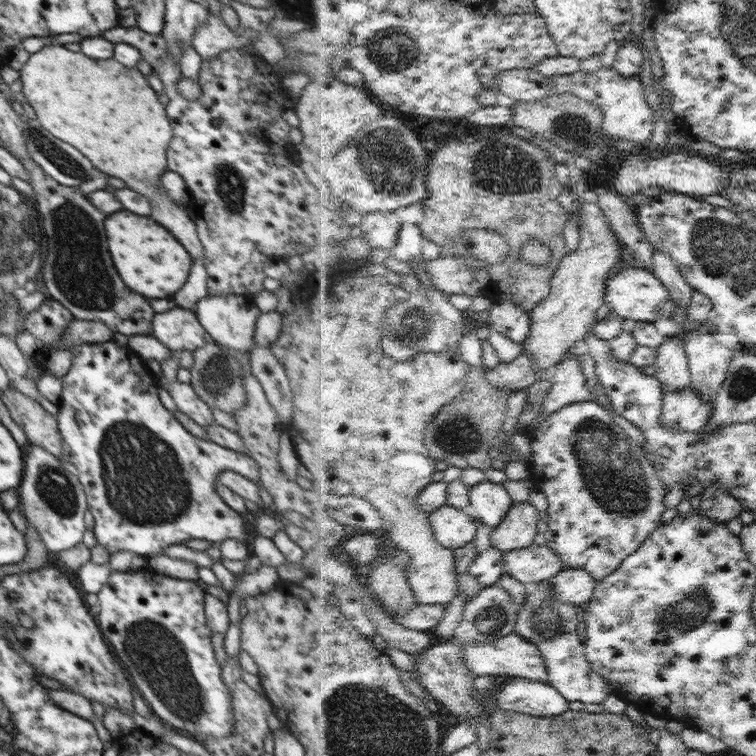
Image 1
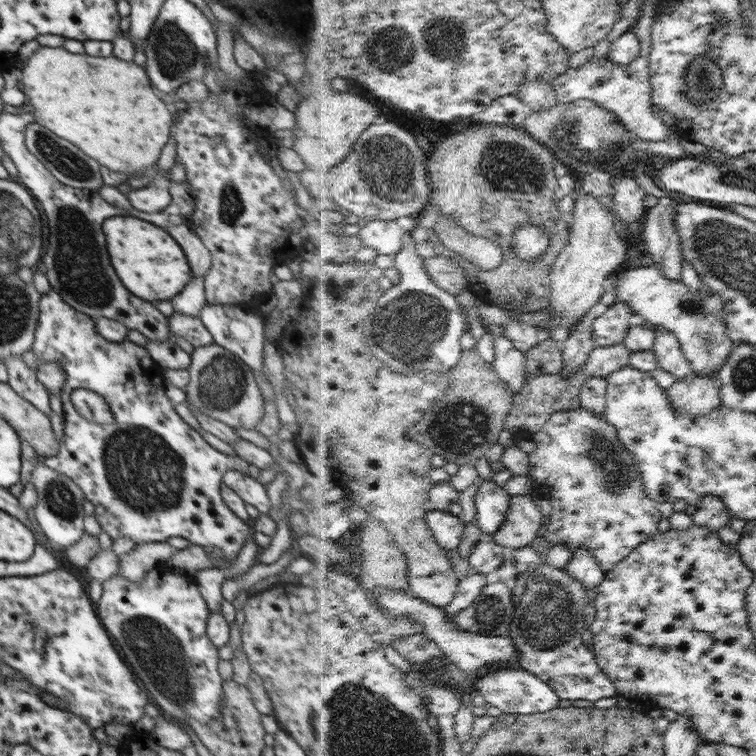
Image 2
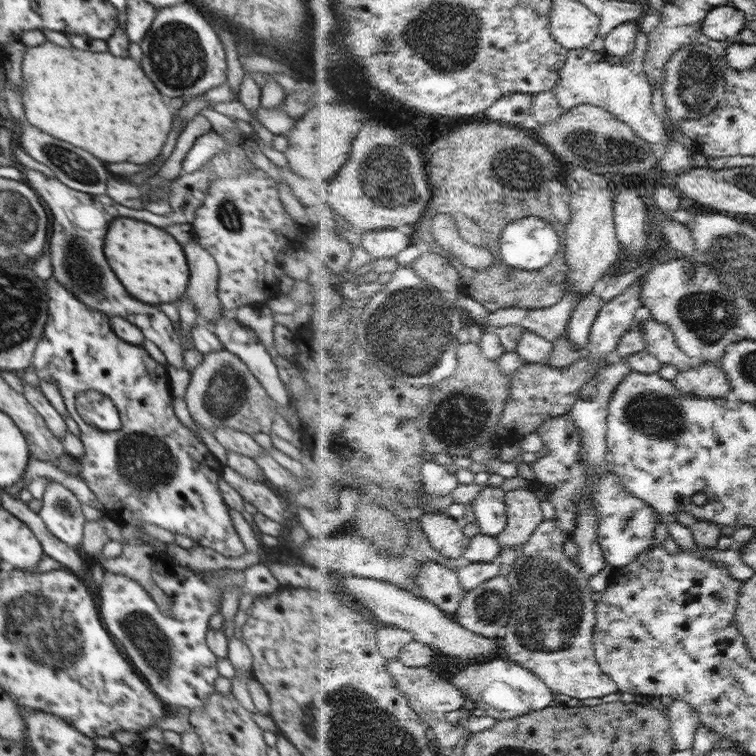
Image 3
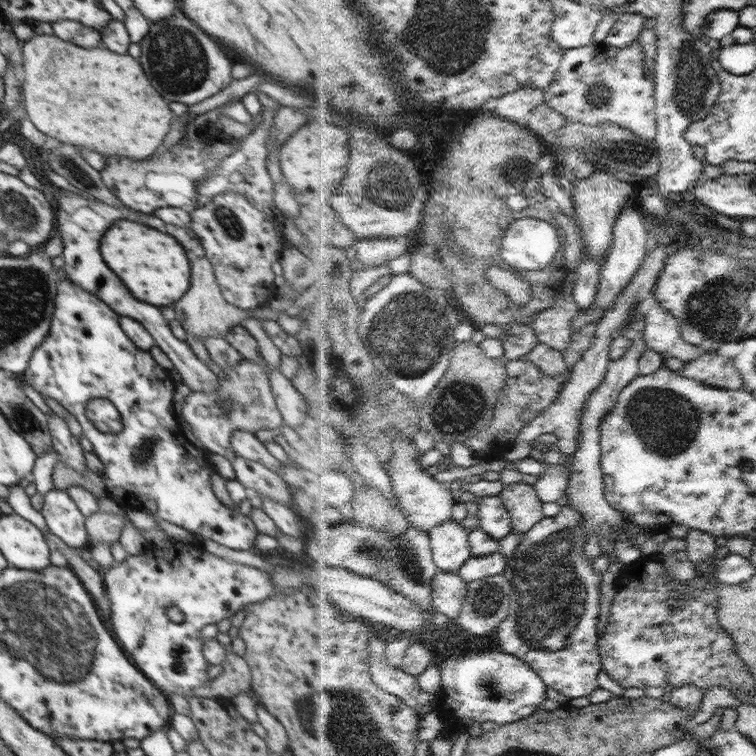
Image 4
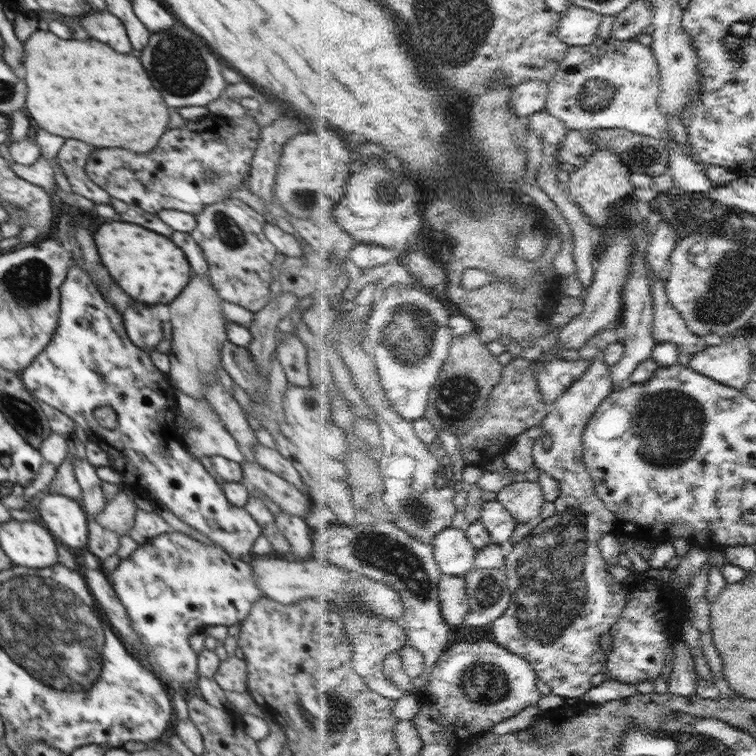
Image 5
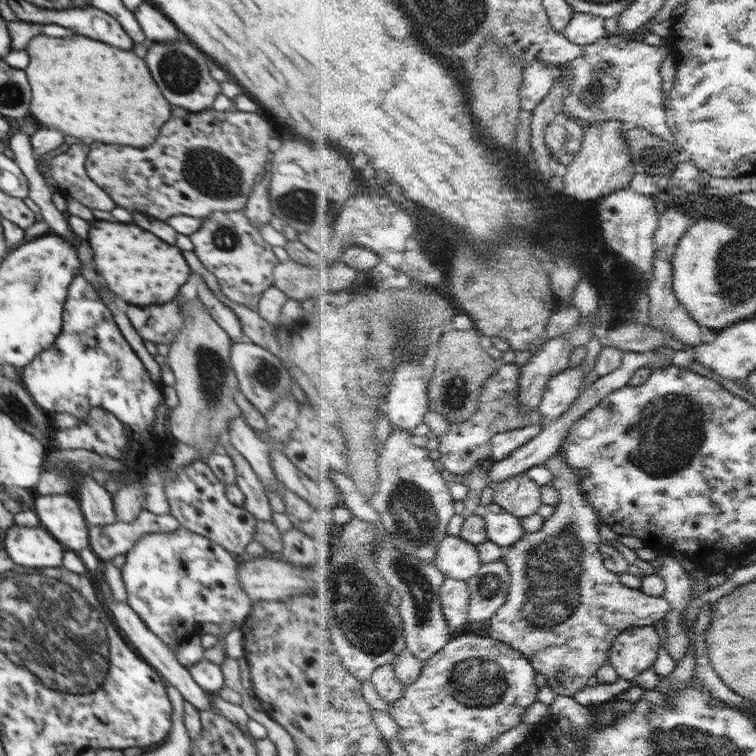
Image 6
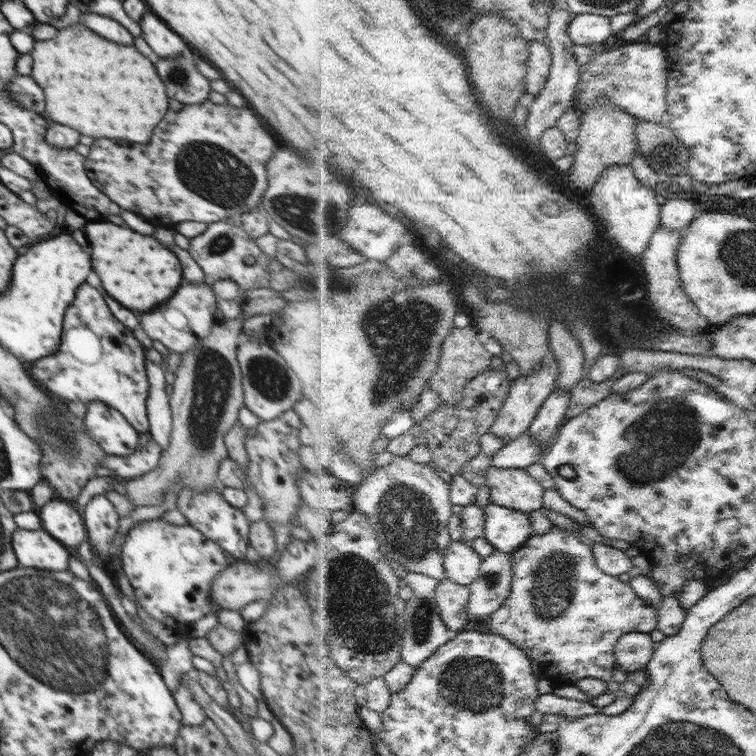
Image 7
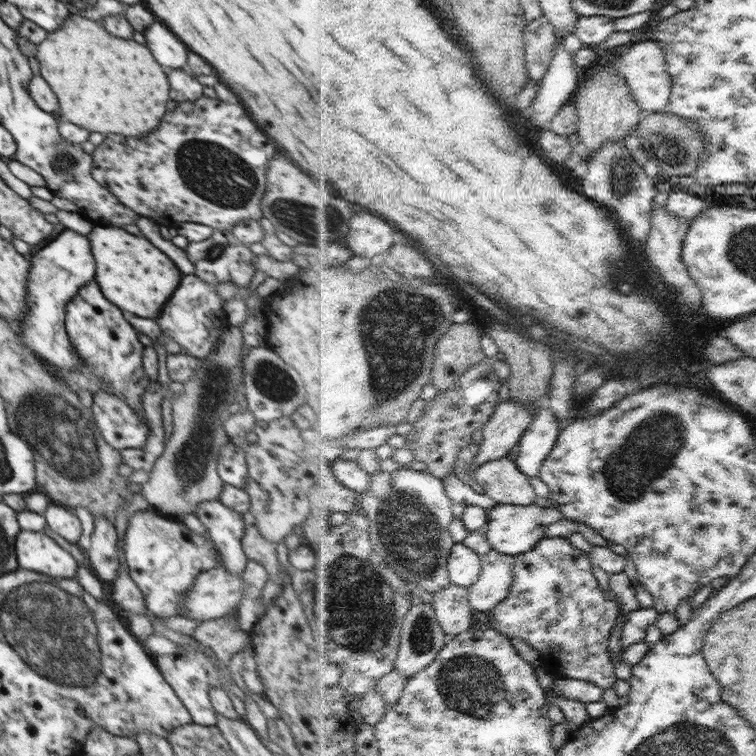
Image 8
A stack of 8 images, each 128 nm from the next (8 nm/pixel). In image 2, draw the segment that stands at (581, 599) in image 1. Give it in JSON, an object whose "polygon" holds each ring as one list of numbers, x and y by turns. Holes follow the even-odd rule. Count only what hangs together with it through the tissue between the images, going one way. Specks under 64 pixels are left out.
{"polygon":[[582,547,575,552,566,570,578,580,584,581,589,589,599,587,607,579,603,564,597,559,596,553,588,547]]}

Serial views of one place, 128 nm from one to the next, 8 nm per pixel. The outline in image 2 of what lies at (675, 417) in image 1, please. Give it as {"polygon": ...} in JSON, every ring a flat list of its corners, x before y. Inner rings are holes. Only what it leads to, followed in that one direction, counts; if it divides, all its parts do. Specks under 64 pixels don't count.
{"polygon":[[698,374,677,380,670,388,670,400,674,408,693,418,721,408,722,392,718,377]]}

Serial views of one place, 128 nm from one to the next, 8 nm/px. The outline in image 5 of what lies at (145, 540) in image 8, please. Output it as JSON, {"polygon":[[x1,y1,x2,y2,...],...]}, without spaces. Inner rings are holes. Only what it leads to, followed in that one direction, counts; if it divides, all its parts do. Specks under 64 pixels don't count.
{"polygon":[[174,530,138,545,128,560,121,560,111,574,108,579,125,606,133,629,141,636,145,646,148,646,147,654,142,656,157,664,159,670,154,670,154,673,170,689,192,686,193,678,197,677,199,653,189,643,192,635,203,632,207,626,229,627,241,623,250,613,252,605,264,596,255,583,247,558,233,557,218,545,204,544]]}

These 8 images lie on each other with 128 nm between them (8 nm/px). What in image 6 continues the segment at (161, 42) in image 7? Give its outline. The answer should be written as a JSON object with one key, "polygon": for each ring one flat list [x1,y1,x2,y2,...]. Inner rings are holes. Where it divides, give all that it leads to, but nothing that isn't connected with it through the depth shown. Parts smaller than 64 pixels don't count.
{"polygon":[[142,4,133,13,136,20,140,22,140,26,142,26,148,40,152,40,152,42,168,42,168,40,178,38,176,26,162,12,158,12,154,6]]}

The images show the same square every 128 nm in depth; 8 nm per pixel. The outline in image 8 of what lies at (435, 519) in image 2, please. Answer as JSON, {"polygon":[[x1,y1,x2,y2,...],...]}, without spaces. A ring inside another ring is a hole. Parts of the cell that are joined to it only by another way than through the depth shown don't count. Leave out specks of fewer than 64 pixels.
{"polygon":[[465,542,456,543,449,560,449,571,454,583,471,589,483,575,483,555]]}

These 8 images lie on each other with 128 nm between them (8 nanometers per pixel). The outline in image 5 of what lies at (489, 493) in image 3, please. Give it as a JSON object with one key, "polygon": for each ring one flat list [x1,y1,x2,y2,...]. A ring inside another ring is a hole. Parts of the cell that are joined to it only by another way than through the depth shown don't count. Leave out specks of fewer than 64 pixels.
{"polygon":[[498,499,485,504,481,518,490,530,493,542,511,547,519,520]]}

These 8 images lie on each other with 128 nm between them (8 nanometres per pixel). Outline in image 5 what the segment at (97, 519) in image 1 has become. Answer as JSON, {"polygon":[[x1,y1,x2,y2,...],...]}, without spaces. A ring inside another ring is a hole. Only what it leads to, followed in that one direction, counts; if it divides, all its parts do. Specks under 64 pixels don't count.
{"polygon":[[70,266,66,277,66,280,62,283,60,287,61,290,61,305,59,312,59,322,58,327,54,330,54,335,52,335,52,341,48,344,48,347,44,348,44,351,40,352,40,355,36,356,36,359,24,370,22,370,22,383,24,383,25,388,29,391,30,395,38,402,48,404,50,407,57,409,60,413,66,414,74,422,82,424,84,430,88,436,88,440,98,444,110,460,110,467,113,468,117,473,121,475,122,486,121,489,128,489,137,493,146,499,150,500,153,504,158,502,158,504,166,505,184,524,192,526,194,530,206,534,212,542,222,547,231,556,248,557,251,556,251,548,254,541,261,535,261,526,250,516,250,513,245,509,245,507,237,507,236,505,228,502,226,495,224,494,223,487,216,483,216,480,210,476,210,473,204,468,202,462,198,458,194,458,185,448,183,443,183,432,176,426,176,398,175,389,171,385,171,380,168,374,162,373,156,366,152,363,151,356,149,352,143,349,138,349,128,338,126,329,123,324,123,315,119,313,118,310,114,310,102,296,100,292,96,290,96,286,92,284,92,280,88,278,88,274,84,274,80,267],[98,407,112,407,117,415,117,427,110,431,105,430,101,427,93,416,94,410]]}

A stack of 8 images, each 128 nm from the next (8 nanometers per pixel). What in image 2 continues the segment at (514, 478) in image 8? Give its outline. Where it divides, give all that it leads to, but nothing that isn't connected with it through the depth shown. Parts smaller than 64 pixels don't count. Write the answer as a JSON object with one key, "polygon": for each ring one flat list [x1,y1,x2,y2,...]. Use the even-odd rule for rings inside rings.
{"polygon":[[513,496,507,522,493,539,505,547,524,549,540,536,544,526,544,512,536,504,534,496]]}

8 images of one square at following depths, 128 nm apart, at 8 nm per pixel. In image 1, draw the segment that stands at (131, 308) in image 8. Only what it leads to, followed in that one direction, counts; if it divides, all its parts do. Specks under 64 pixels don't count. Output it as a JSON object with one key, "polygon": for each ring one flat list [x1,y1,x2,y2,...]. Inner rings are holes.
{"polygon":[[120,210,108,216,104,226,108,232,108,250,114,260,114,266,130,290,146,298,166,299,184,284,184,280,188,280,192,266,190,254,160,224,152,222,150,218,136,216,128,210]]}

